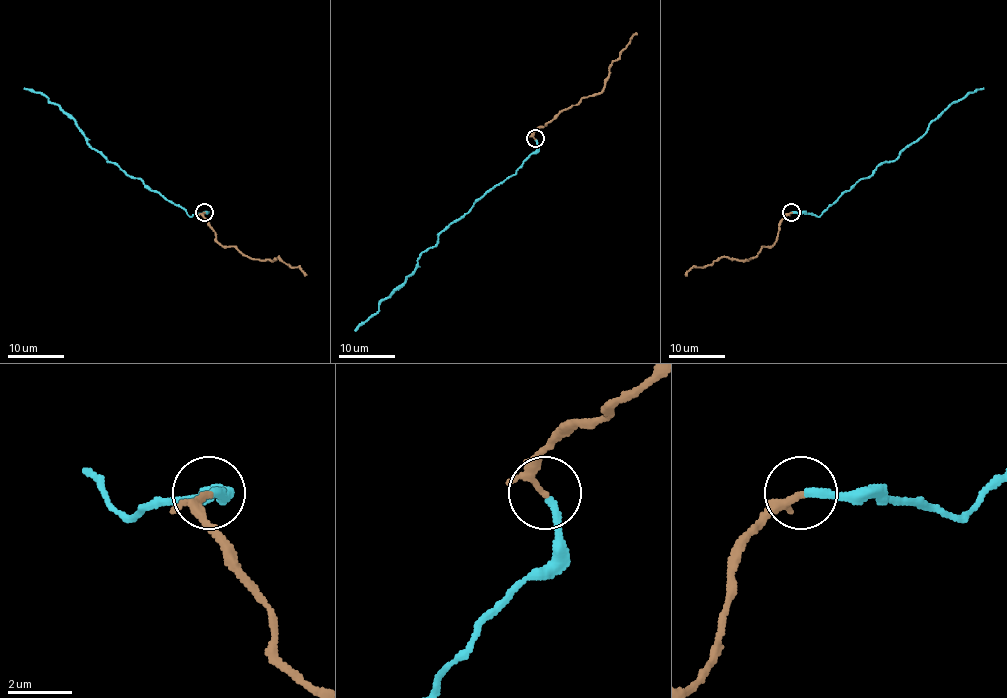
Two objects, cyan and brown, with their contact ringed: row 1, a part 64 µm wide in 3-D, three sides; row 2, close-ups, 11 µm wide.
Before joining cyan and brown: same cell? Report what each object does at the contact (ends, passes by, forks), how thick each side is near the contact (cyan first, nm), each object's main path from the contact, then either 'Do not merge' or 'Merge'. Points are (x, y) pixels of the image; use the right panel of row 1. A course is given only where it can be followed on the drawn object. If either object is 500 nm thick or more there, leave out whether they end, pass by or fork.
At the ring cyan ends. At the ring brown passes by. Thickness 240 nm (cyan) against 170 nm. Course of cyan: (791, 212), (819, 216), (843, 192), (860, 179), (868, 178), (878, 165), (895, 161), (949, 104), (983, 88). Course of brown: (791, 212), (782, 220), (772, 245), (762, 247), (751, 259), (720, 256), (709, 265), (693, 266), (685, 276). Merge

